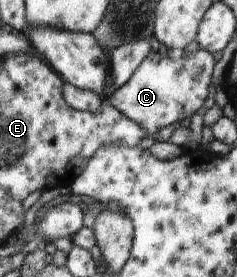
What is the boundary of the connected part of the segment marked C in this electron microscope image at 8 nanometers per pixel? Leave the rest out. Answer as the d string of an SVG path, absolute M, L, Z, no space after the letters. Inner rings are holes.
M152 50L128 82L112 89L105 100L129 120L140 124L143 130L150 132L150 137L155 137L164 127L191 118L202 108L208 98L214 66L214 56L204 52L187 56L171 53L166 58L160 58L159 52Z

